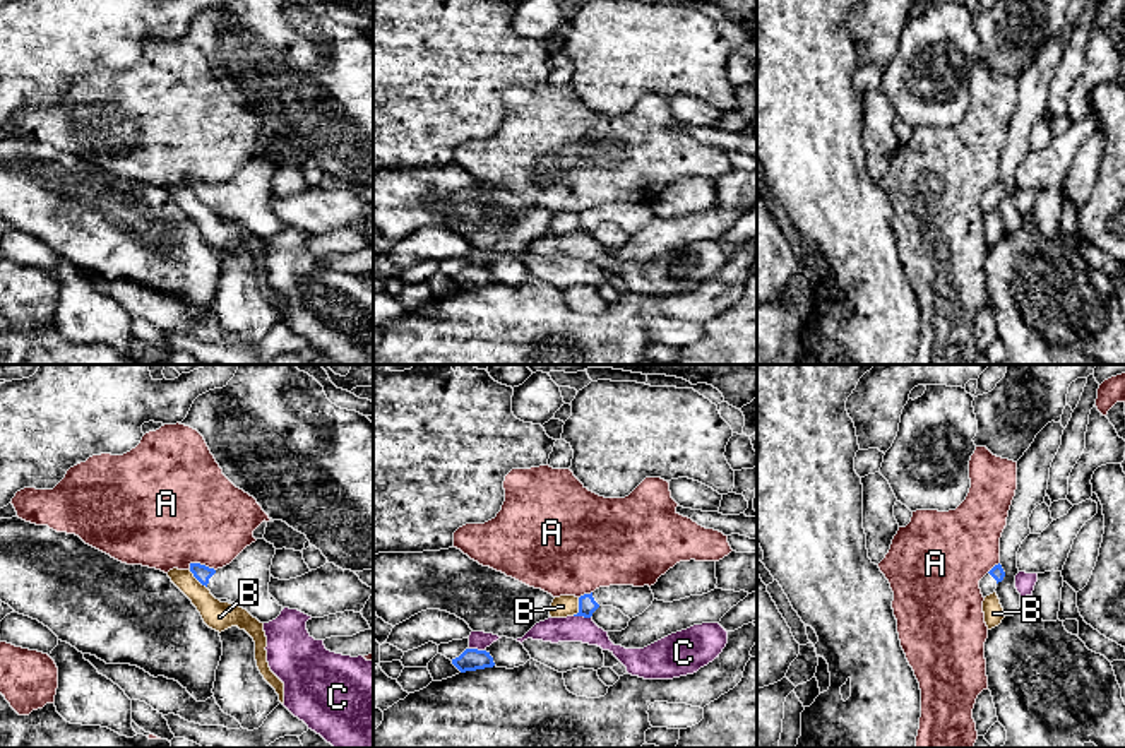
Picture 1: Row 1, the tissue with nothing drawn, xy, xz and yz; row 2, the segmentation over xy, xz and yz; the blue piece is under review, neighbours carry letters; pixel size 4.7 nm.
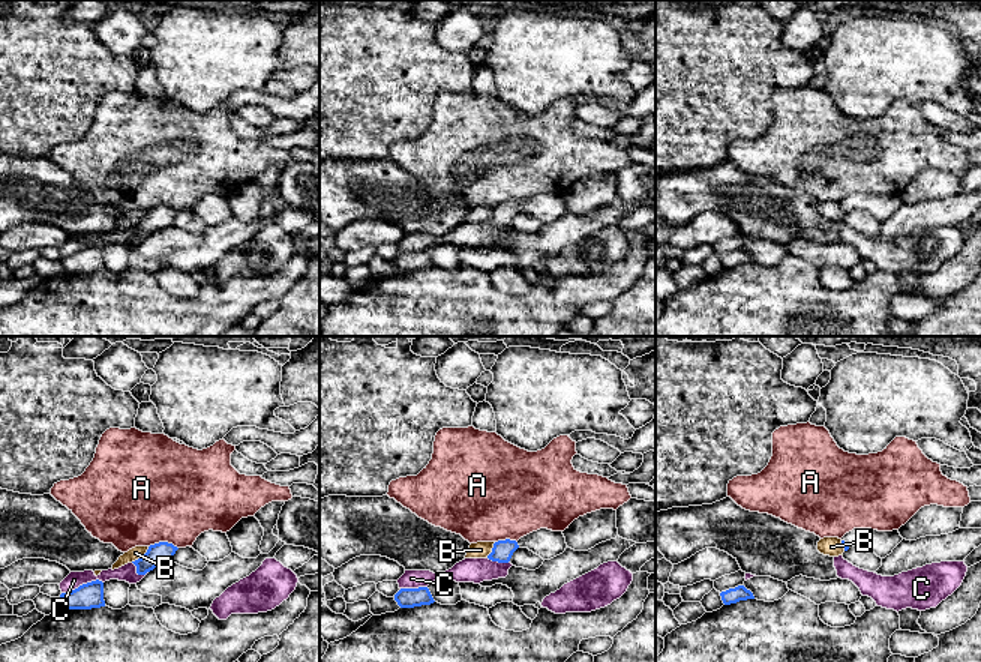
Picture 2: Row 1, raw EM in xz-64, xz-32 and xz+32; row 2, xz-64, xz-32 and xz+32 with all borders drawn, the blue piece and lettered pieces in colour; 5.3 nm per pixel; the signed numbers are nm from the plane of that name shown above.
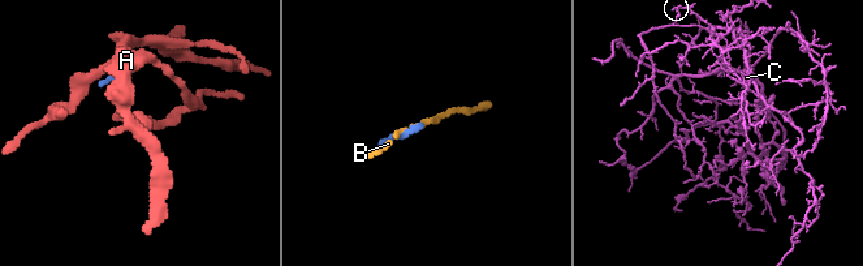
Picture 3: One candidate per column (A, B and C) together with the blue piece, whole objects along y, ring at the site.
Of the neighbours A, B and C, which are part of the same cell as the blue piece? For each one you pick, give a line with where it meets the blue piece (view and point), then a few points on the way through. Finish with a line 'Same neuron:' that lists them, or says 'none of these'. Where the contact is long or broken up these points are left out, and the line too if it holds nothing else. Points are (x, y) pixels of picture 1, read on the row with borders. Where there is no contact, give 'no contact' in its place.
Same neuron: none of these

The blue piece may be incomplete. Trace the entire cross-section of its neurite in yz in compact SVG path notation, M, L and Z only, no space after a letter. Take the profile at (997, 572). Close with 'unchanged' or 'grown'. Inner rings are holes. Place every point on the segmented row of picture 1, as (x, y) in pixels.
M995 565L981 580L979 580L979 589L983 597L990 596L995 592L997 584L1002 582L1005 577L1005 572L1002 565Z; grown

